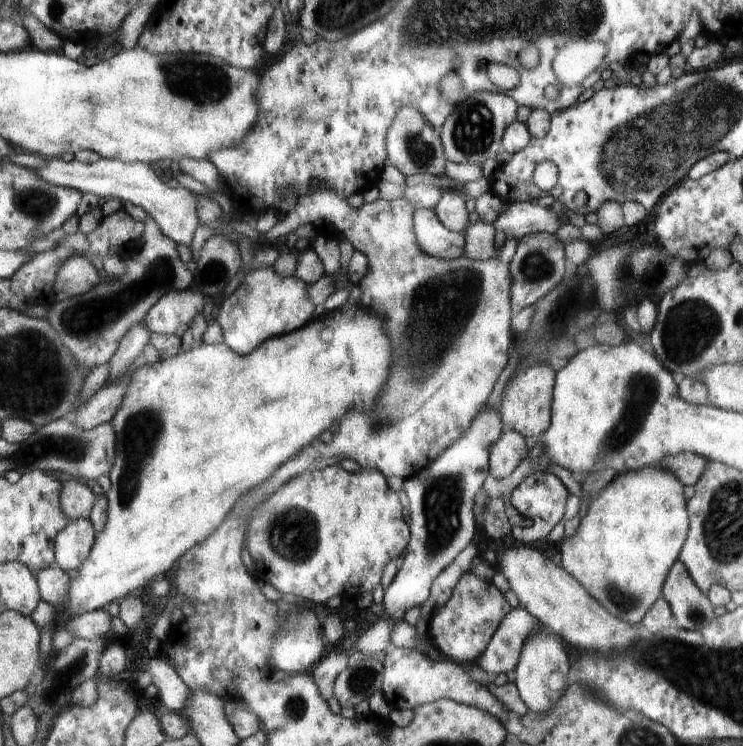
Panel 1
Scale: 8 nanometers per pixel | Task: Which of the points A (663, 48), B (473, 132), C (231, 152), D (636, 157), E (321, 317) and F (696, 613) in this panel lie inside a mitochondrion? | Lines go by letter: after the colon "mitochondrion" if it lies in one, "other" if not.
A: other
B: mitochondrion
C: other
D: mitochondrion
E: other
F: mitochondrion

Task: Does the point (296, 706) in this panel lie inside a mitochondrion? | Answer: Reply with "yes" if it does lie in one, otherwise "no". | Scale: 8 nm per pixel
yes

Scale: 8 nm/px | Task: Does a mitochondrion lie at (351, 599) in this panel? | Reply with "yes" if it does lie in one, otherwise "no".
no

